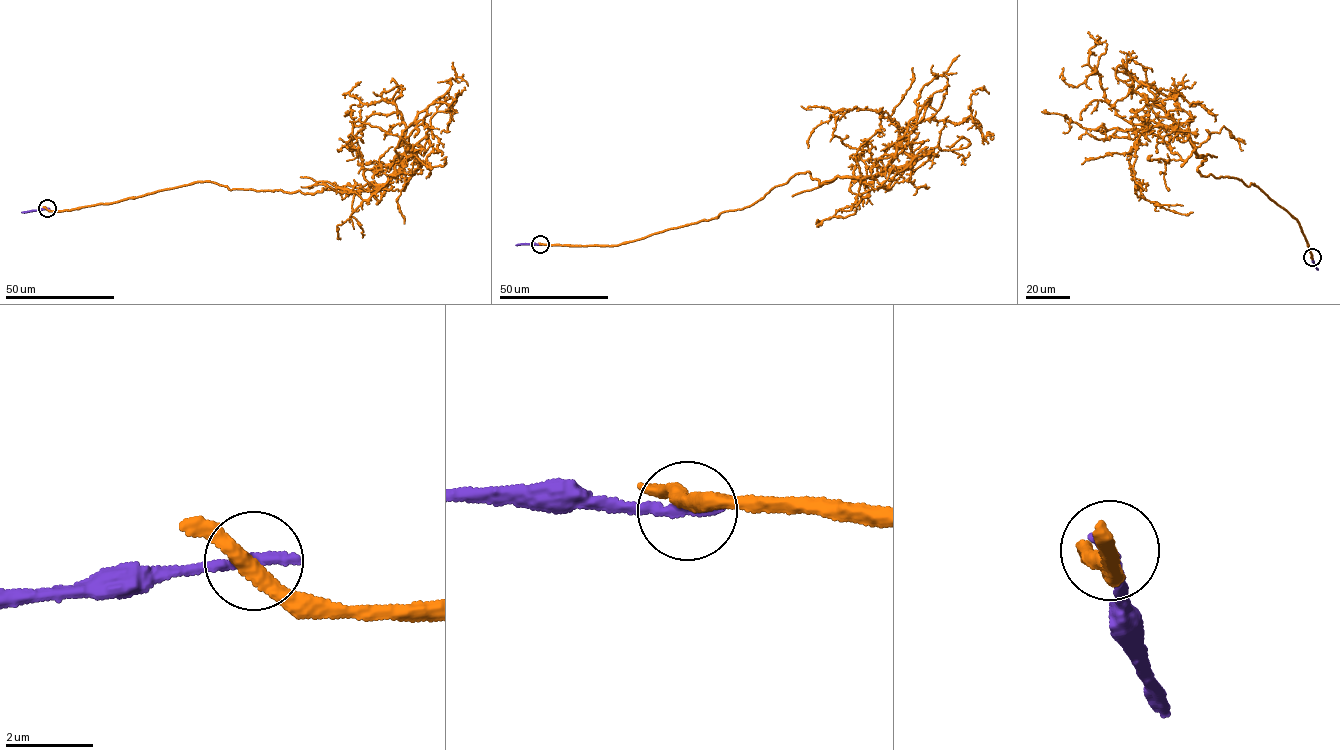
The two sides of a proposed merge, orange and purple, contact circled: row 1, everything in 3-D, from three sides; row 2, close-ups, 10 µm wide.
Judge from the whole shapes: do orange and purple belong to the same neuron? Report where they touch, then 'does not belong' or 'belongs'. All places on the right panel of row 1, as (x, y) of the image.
at (1312, 257); does not belong

